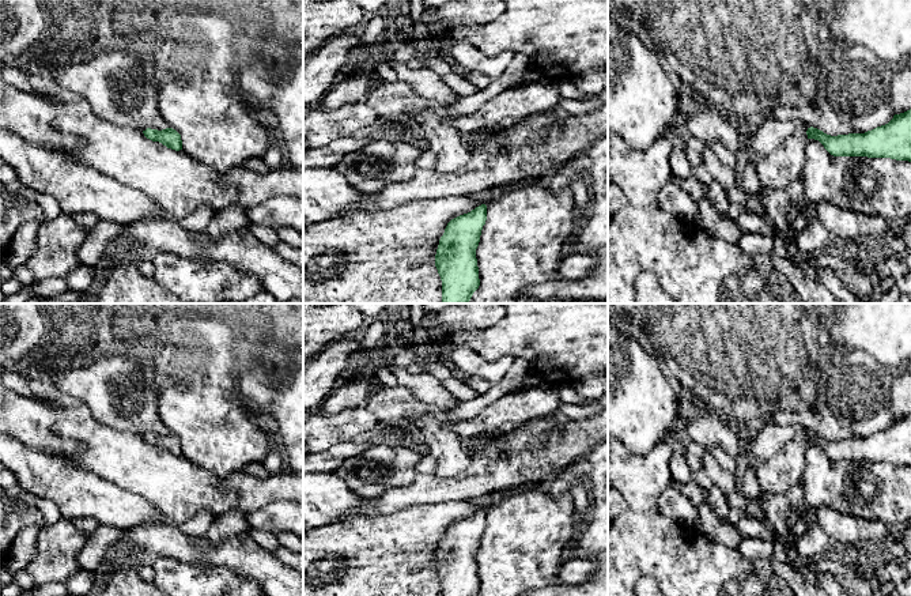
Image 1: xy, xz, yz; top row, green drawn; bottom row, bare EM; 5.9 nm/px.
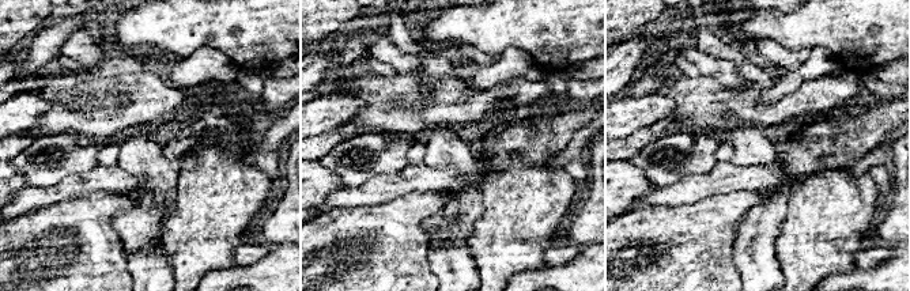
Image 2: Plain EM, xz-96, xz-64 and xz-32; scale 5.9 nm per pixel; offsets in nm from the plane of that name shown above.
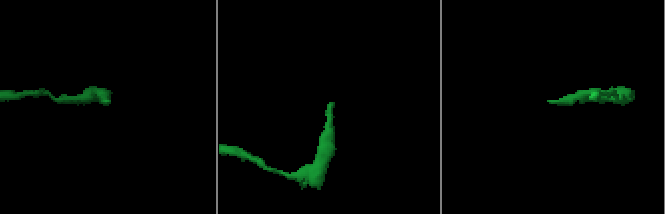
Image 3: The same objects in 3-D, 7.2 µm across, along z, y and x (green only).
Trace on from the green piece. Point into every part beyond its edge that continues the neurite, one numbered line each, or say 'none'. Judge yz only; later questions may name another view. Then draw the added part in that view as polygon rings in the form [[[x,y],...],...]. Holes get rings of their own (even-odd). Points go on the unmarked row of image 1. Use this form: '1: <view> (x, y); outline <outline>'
1: yz (771, 437); outline [[[770,419],[764,423],[763,429],[748,445],[744,453],[751,459],[751,463],[764,461],[774,457],[786,442],[795,438],[804,438],[806,435],[806,429],[800,423],[779,426]]]

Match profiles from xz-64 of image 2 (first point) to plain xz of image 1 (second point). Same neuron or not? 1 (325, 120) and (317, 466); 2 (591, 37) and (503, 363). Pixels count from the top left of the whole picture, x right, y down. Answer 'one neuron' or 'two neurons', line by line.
1: two neurons
2: two neurons

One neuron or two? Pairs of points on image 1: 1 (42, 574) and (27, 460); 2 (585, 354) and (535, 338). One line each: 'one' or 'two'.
1: two
2: one

